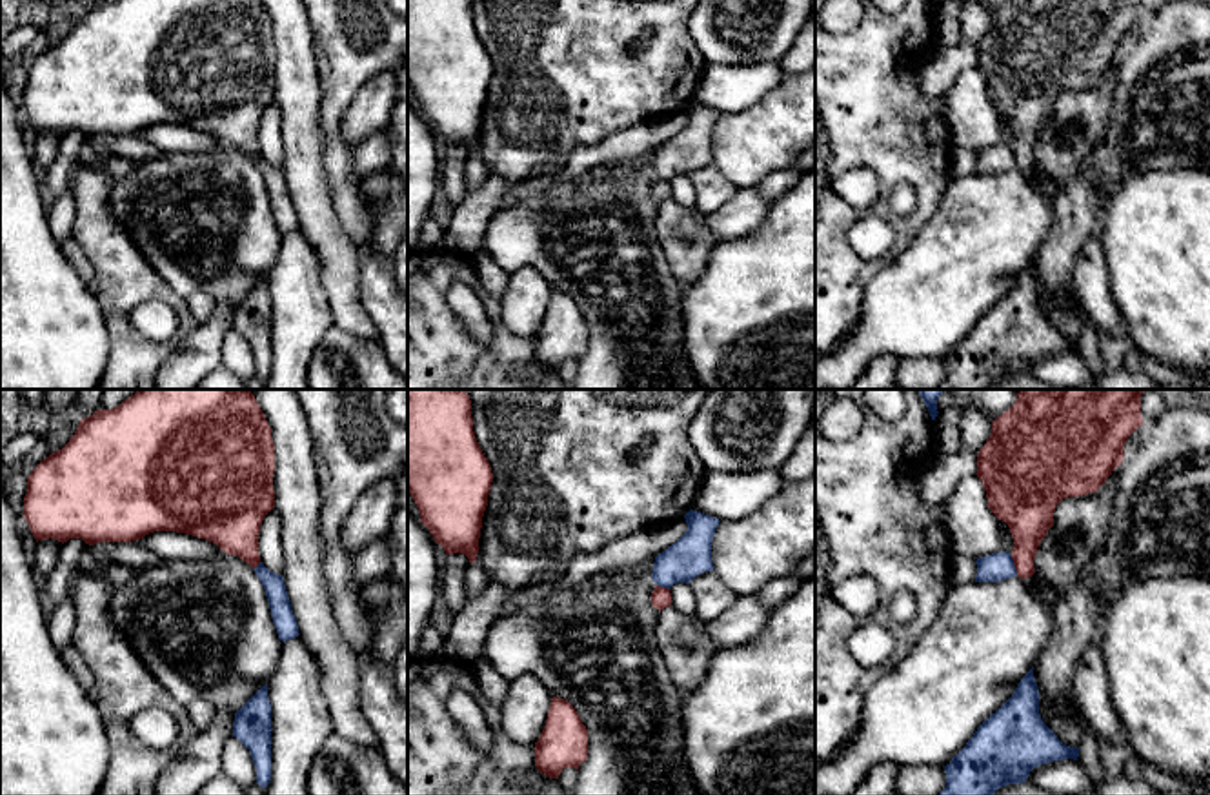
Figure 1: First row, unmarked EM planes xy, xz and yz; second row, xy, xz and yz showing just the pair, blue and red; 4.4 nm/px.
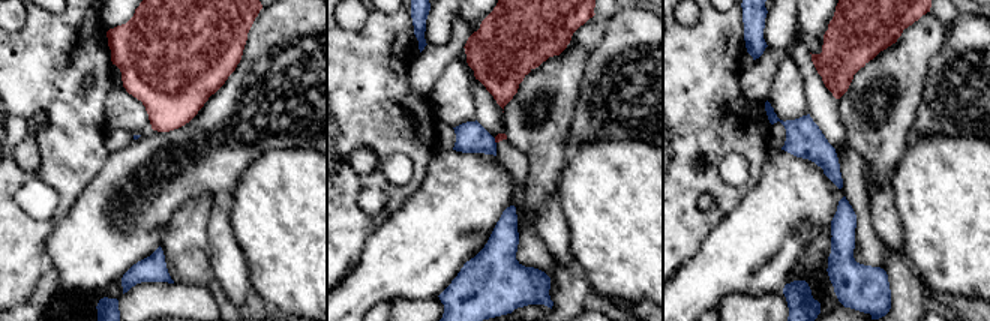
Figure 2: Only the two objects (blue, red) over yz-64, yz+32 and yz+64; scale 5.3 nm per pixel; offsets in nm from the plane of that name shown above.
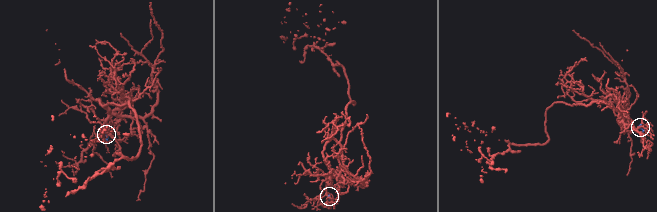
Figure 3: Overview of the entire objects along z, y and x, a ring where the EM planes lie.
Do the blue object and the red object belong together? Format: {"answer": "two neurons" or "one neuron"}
{"answer": "two neurons"}

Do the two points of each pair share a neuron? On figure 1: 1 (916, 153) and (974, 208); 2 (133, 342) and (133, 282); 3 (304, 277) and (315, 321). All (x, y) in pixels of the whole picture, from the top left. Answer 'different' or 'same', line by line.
1: different
2: same
3: same

